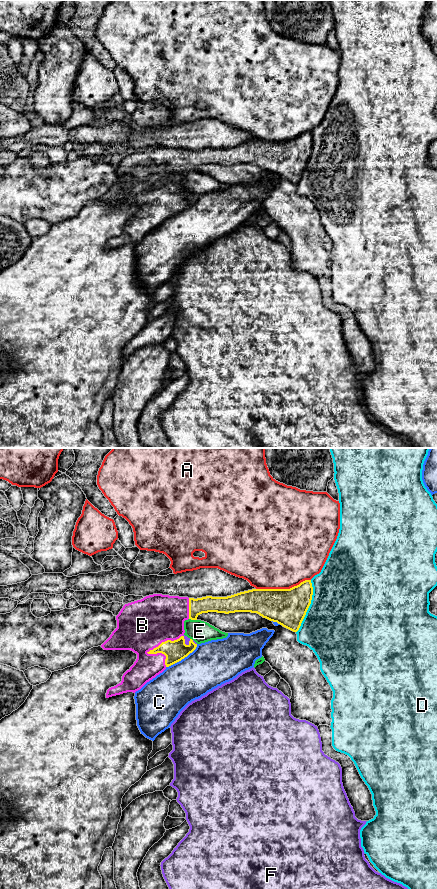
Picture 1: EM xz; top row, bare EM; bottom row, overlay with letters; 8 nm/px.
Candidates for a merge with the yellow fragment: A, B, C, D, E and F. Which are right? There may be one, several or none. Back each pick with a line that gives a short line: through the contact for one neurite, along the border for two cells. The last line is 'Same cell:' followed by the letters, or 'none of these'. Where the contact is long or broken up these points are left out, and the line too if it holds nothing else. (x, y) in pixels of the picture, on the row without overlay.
Same cell: B

